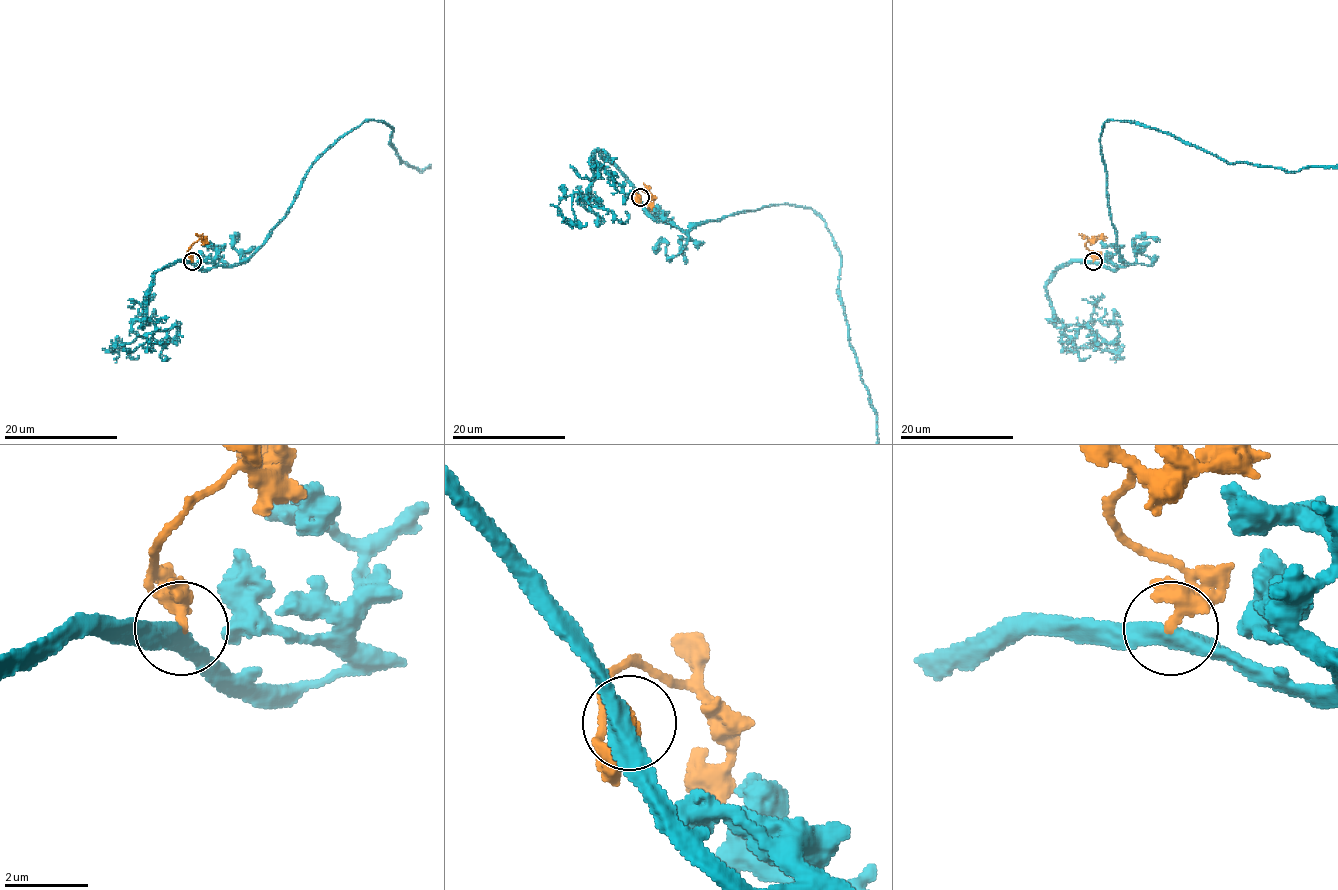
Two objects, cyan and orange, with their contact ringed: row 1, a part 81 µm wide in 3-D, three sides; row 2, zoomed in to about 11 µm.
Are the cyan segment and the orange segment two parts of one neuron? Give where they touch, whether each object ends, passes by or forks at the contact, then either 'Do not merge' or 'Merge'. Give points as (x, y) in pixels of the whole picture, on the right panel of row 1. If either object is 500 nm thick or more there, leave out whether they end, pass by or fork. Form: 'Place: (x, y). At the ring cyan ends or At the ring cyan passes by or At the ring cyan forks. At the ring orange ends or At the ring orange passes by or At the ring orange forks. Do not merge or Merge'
Place: (1093, 261). At the ring cyan passes by. At the ring orange passes by. Do not merge

